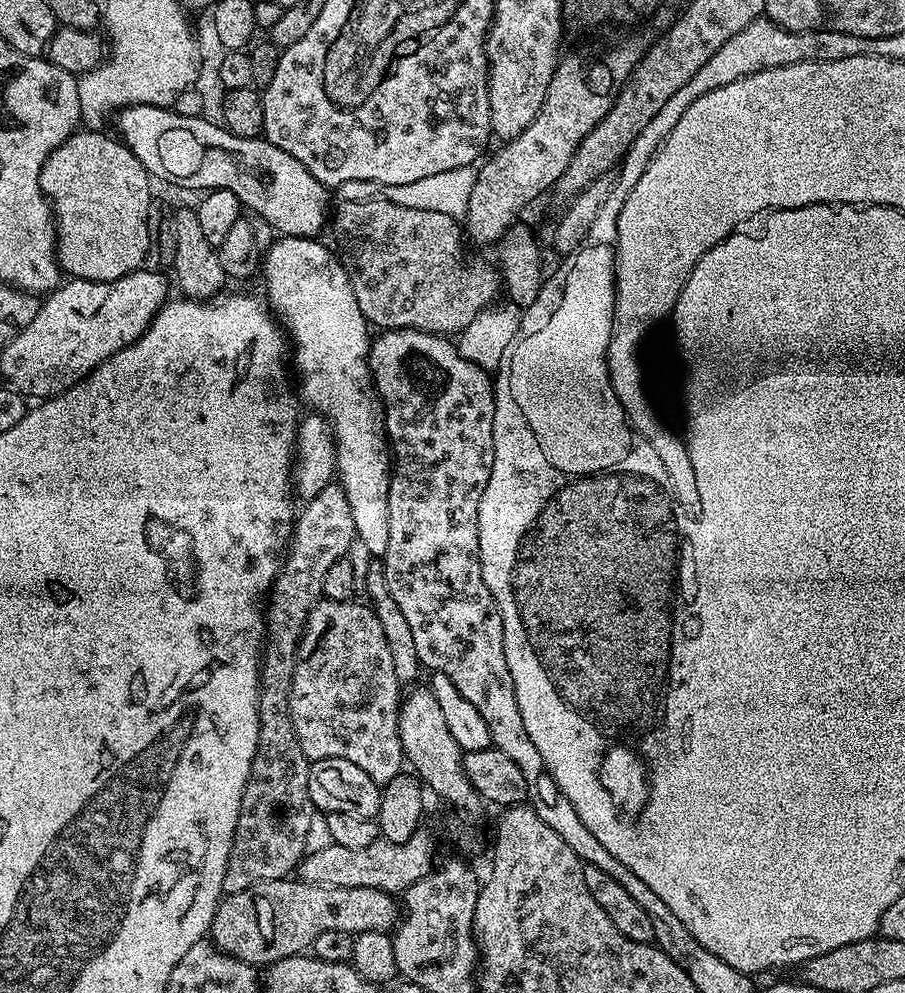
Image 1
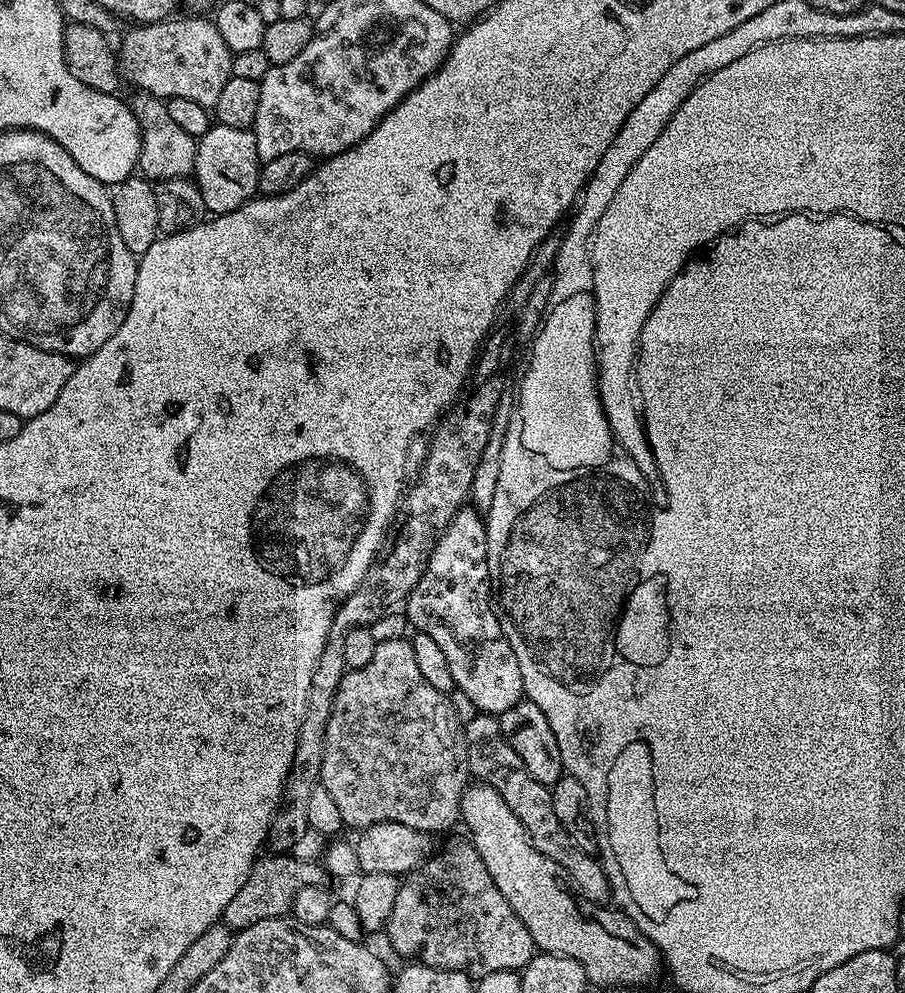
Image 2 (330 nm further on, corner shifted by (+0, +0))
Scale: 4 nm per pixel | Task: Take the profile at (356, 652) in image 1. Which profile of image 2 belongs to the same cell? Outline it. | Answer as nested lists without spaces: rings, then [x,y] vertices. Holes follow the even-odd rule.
[[[408,638],[388,640],[377,643],[374,658],[366,662],[361,668],[350,668],[345,672],[342,682],[338,686],[338,694],[334,698],[334,706],[330,714],[330,722],[326,726],[326,742],[324,743],[324,757],[319,783],[334,798],[338,810],[342,813],[345,825],[350,829],[363,830],[380,822],[402,822],[402,826],[410,826],[419,832],[435,834],[452,828],[460,820],[460,803],[464,797],[465,788],[470,784],[468,771],[468,744],[464,741],[464,729],[459,722],[458,714],[452,705],[449,693],[434,690],[422,673],[418,670],[418,662],[414,658],[412,641]]]

